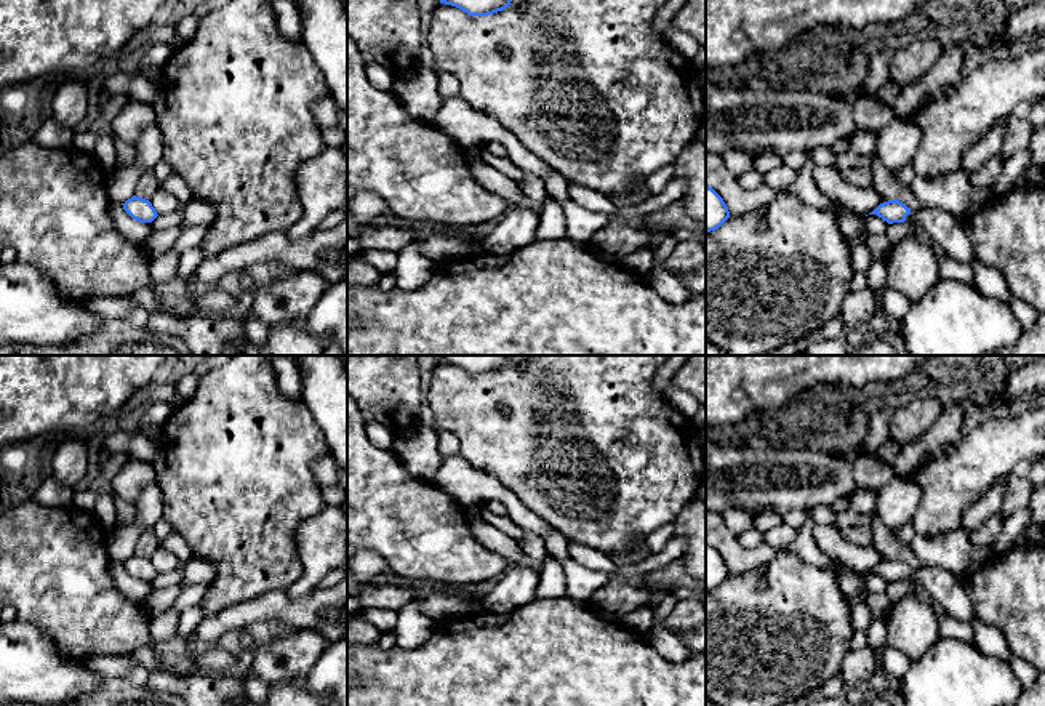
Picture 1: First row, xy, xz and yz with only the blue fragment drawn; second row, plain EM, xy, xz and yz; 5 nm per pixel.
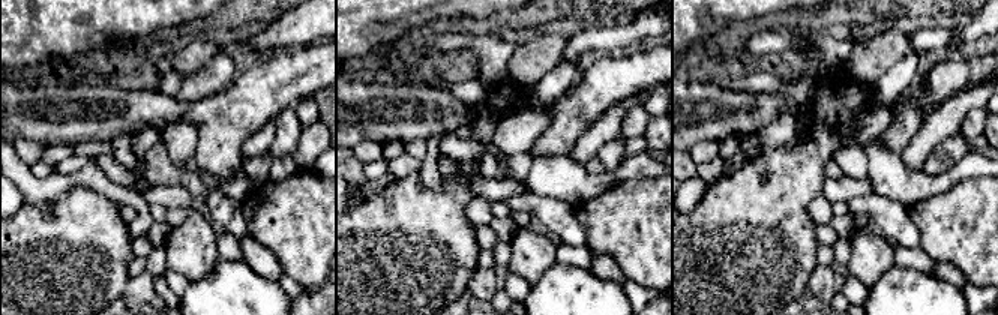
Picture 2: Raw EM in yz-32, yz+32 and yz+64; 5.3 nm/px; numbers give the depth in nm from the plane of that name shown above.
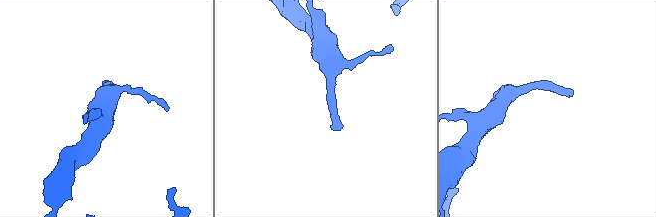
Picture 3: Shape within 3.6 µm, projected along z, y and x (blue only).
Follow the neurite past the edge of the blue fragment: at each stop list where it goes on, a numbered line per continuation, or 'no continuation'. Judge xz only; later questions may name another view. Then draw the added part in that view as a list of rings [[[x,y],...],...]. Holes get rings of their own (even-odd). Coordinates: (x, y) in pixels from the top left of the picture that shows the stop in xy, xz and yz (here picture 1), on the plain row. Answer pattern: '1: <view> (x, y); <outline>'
no continuation

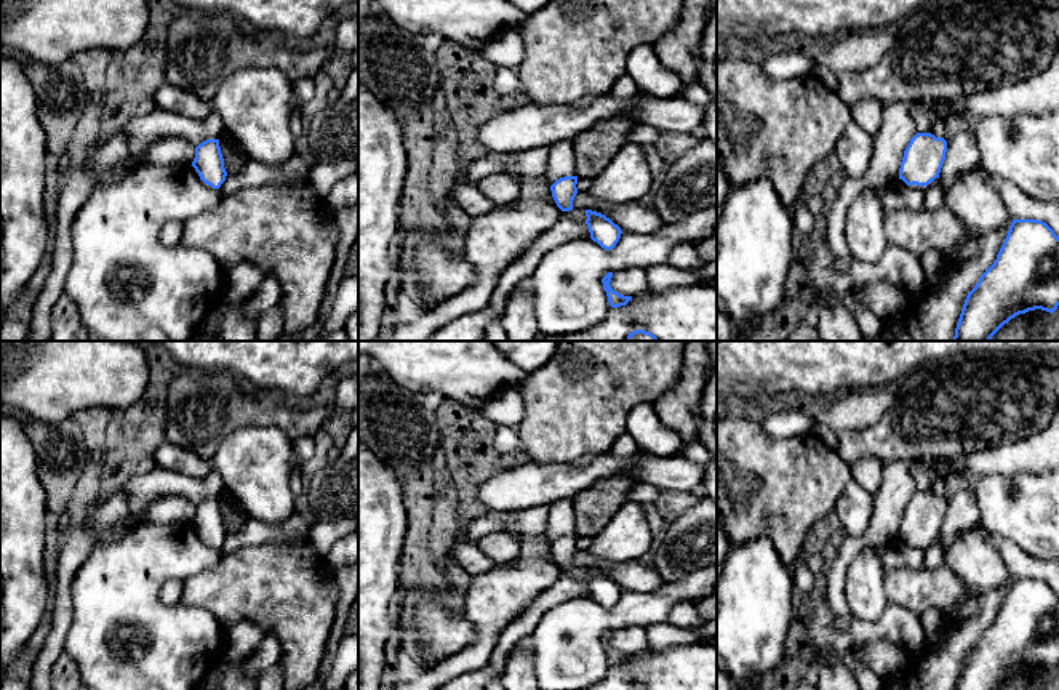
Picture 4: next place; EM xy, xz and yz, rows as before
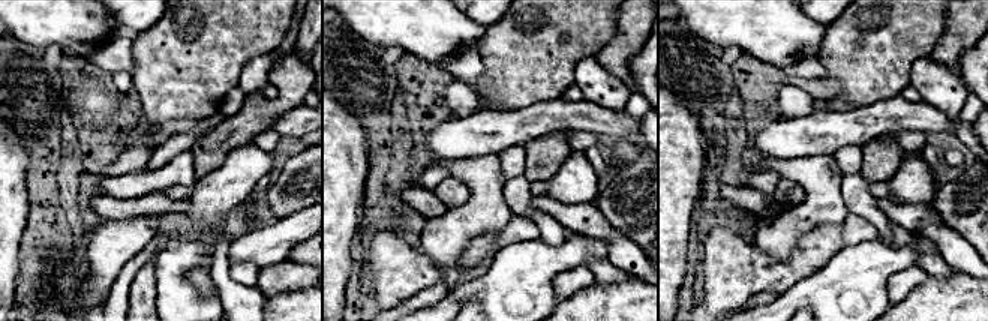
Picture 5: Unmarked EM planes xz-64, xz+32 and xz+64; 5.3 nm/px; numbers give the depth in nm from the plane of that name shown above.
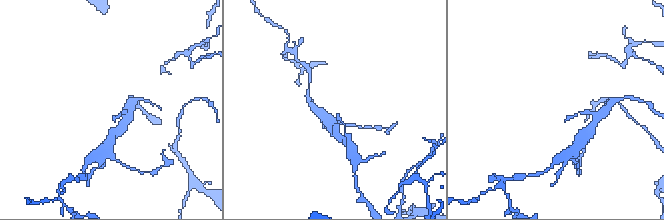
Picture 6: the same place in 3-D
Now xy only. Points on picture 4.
no continuation

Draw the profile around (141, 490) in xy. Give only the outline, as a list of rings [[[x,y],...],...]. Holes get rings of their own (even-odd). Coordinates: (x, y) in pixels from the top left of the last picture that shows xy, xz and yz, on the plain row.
[[[157,466],[149,474],[128,480],[122,490],[128,496],[130,519],[138,519],[147,504],[160,496],[181,495],[197,506],[206,498],[219,498],[224,483],[213,466],[205,479],[187,477]]]

